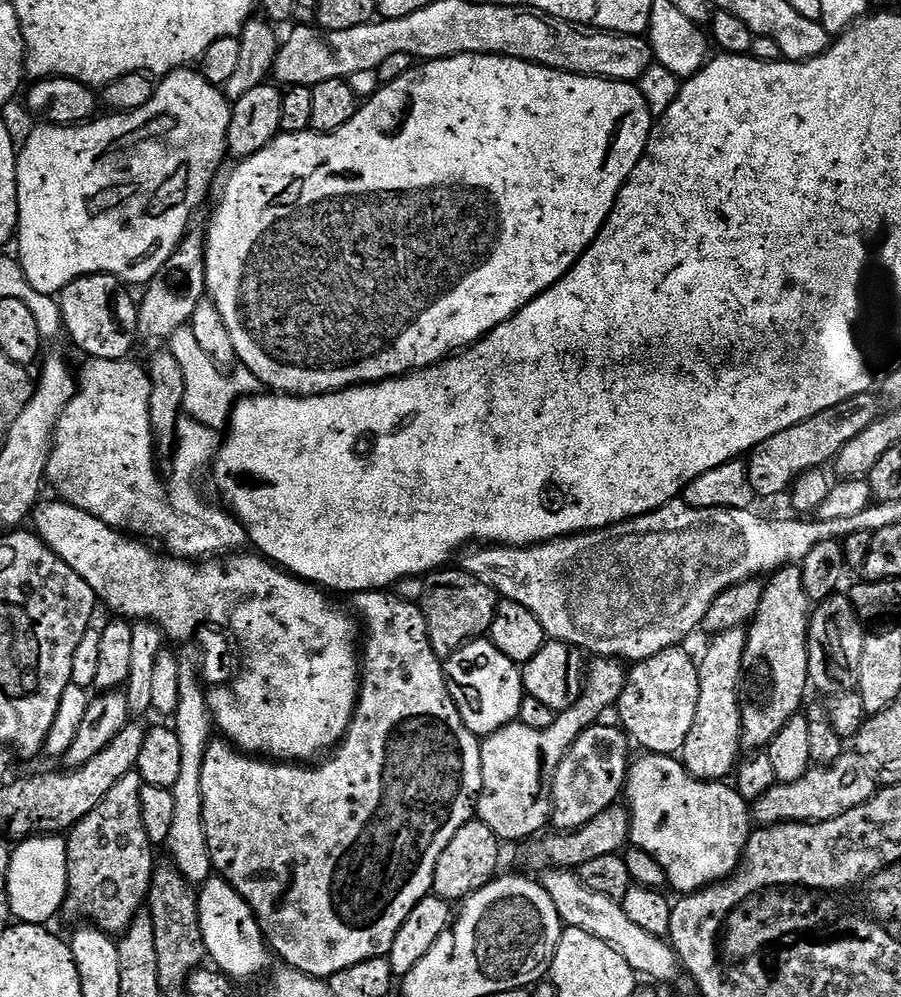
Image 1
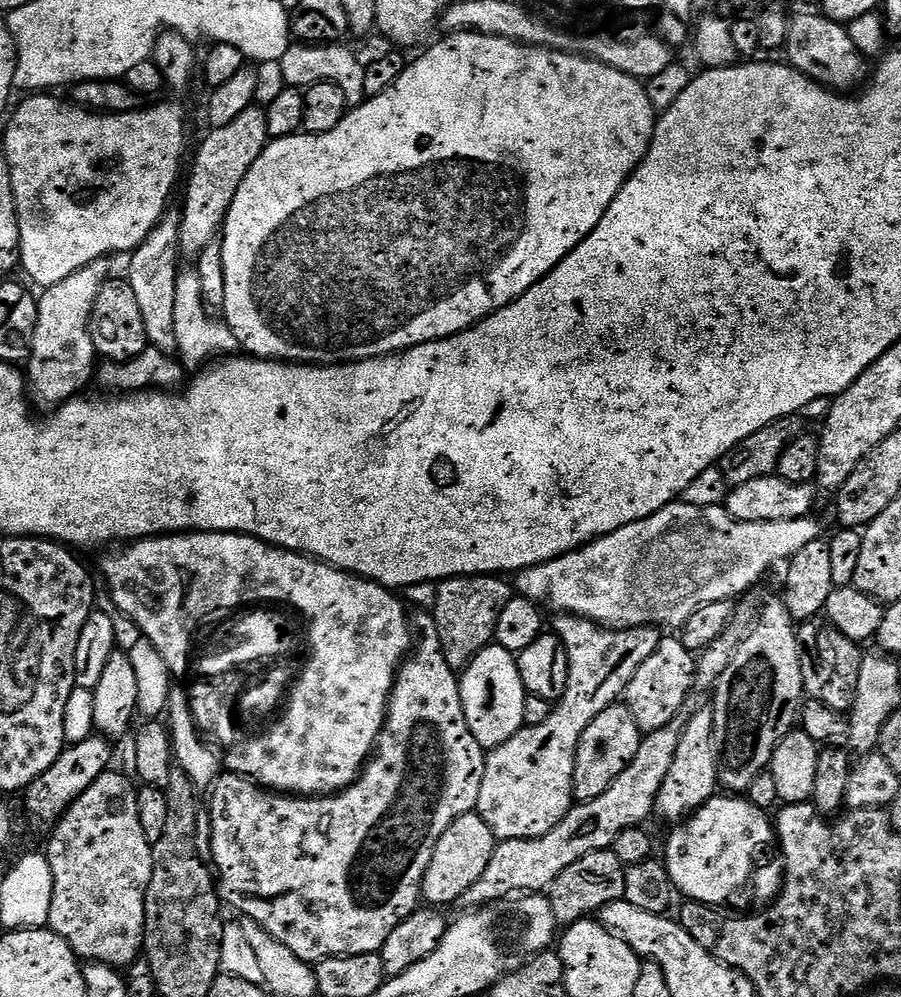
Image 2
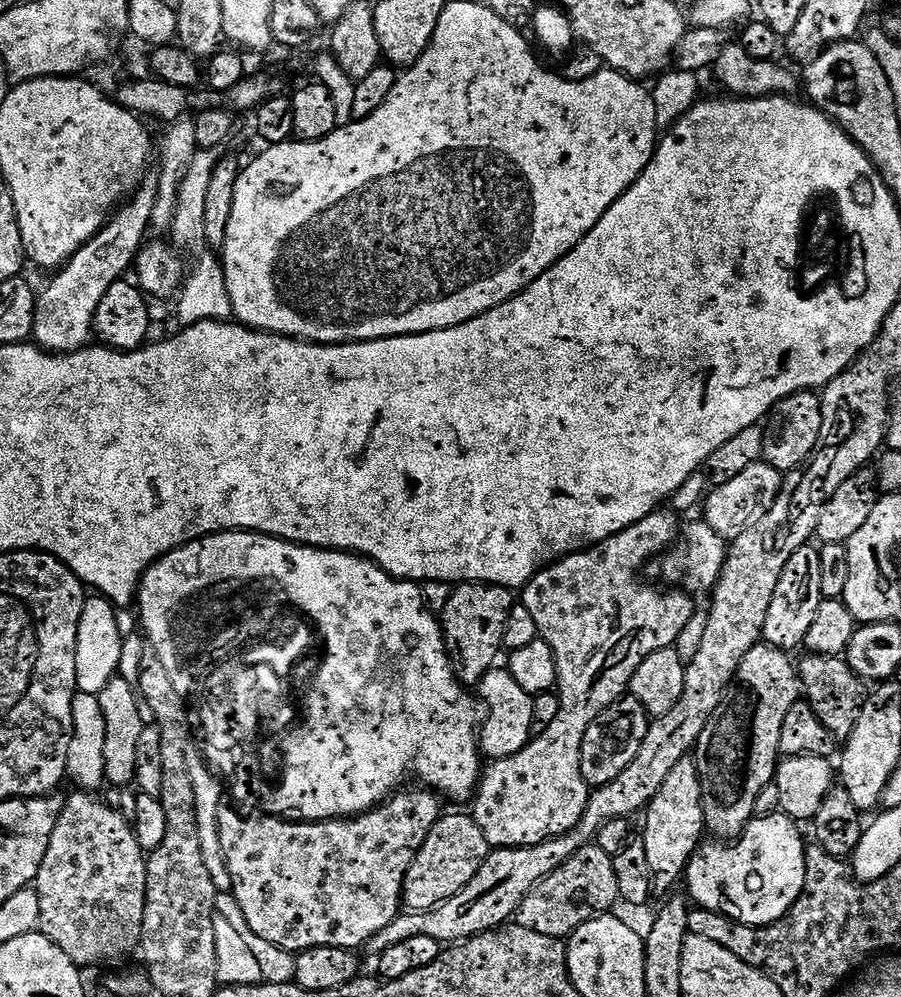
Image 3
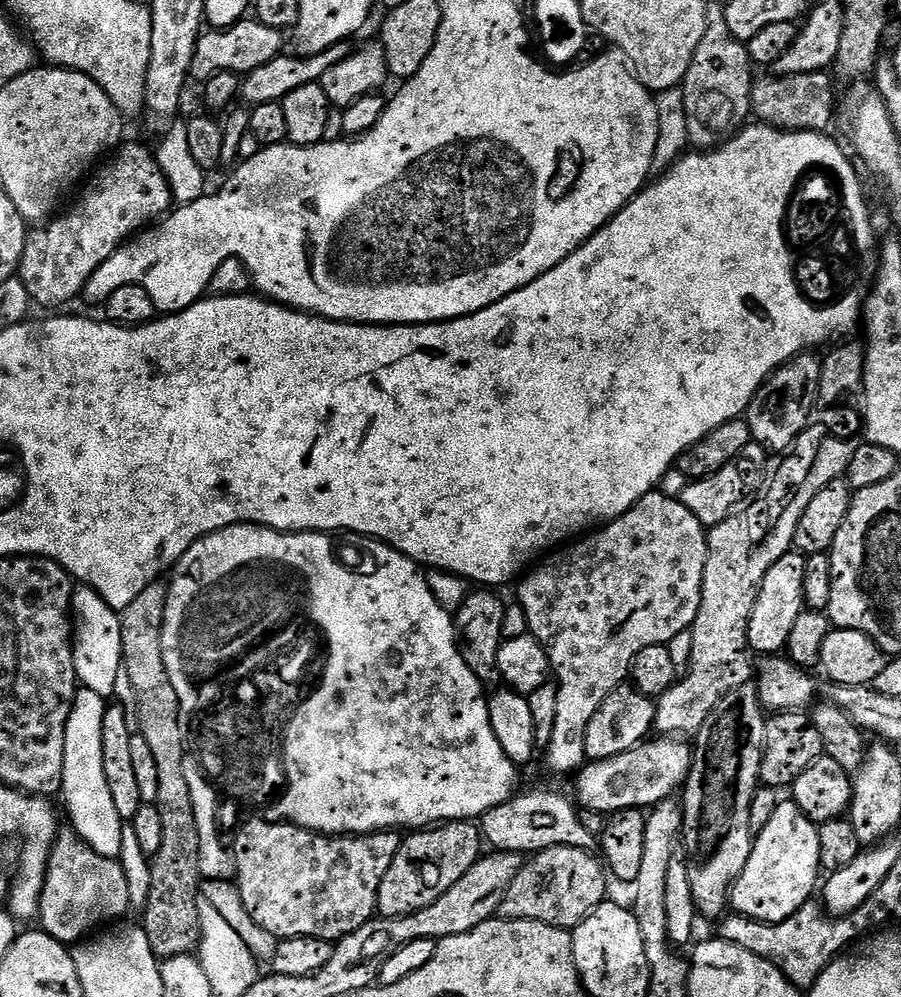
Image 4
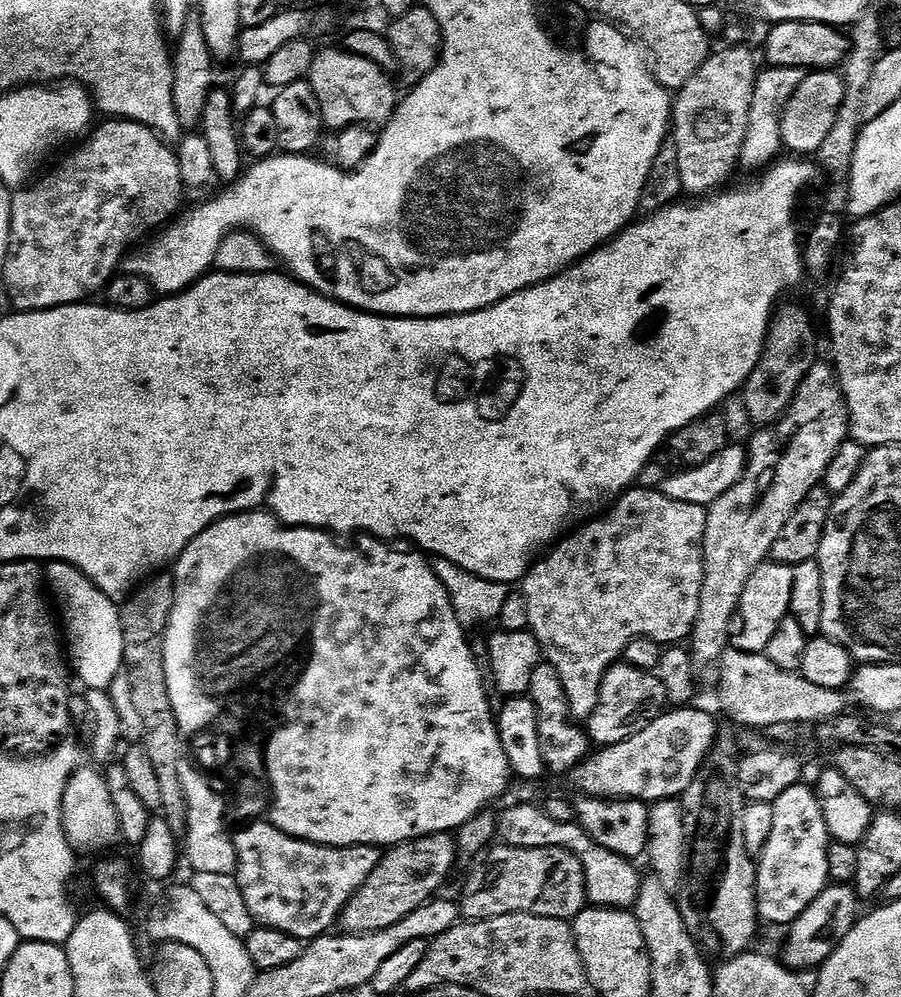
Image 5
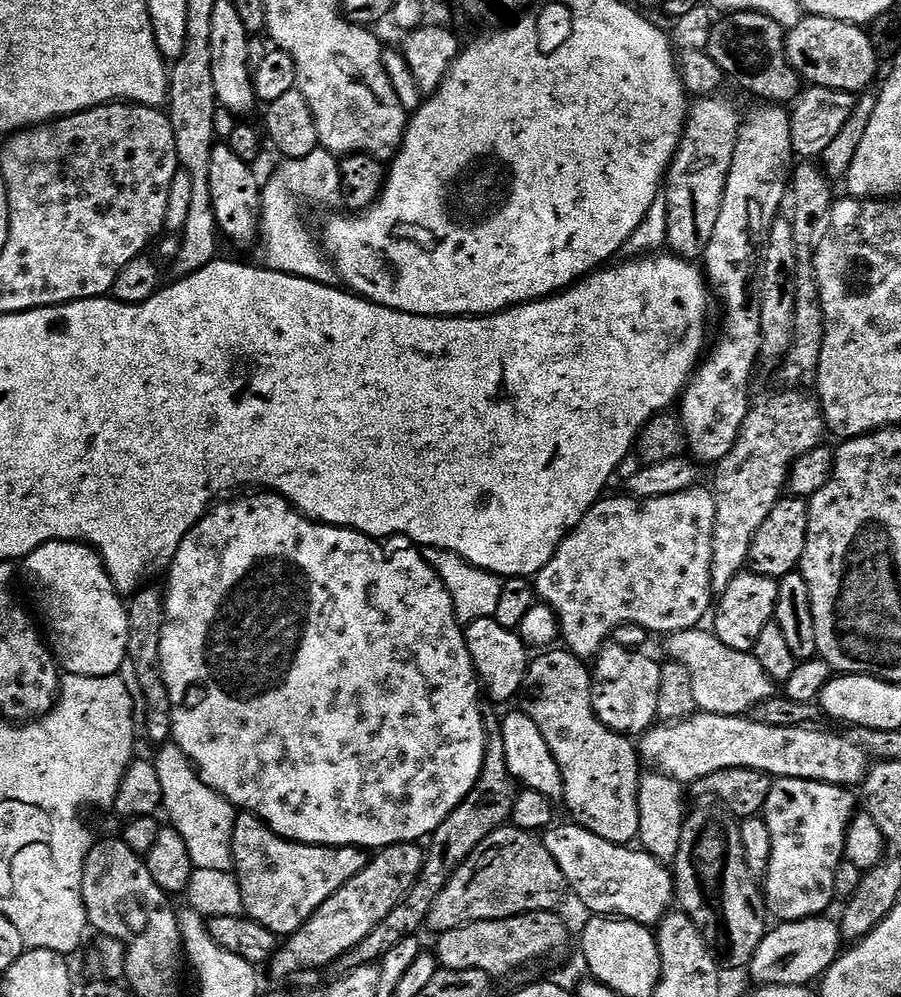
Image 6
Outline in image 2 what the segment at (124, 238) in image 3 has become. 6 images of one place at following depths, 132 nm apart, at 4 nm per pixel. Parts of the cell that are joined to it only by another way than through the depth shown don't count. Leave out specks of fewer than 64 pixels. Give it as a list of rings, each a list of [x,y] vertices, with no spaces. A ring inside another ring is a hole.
[[[107,259],[90,262],[78,274],[70,274],[70,278],[39,293],[38,330],[34,330],[32,356],[26,361],[26,388],[35,407],[37,404],[43,410],[55,410],[67,400],[79,397],[83,393],[80,391],[94,380],[98,353],[88,324],[98,290],[110,279],[108,264]]]

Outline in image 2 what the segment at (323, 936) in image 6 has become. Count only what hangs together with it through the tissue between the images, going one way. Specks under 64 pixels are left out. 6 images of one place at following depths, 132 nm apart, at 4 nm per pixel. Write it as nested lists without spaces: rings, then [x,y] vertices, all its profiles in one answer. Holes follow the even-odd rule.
[[[471,812],[452,823],[450,830],[438,838],[438,846],[434,846],[434,858],[430,858],[430,866],[426,866],[426,874],[422,878],[420,895],[428,906],[455,905],[482,878],[486,866],[490,866],[490,858],[494,858],[497,846],[495,834],[486,826],[486,822],[476,812]]]

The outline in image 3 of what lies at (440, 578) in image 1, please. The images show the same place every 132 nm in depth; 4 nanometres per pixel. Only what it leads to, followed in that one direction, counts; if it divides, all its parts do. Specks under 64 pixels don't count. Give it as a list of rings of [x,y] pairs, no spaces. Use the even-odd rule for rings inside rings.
[[[461,582],[452,588],[450,598],[446,602],[446,610],[442,613],[442,627],[444,629],[444,644],[448,648],[448,661],[452,663],[452,673],[465,686],[479,685],[487,672],[497,667],[496,660],[504,648],[506,622],[510,618],[510,610],[514,603],[513,593],[509,589],[497,584],[478,584],[475,582]]]

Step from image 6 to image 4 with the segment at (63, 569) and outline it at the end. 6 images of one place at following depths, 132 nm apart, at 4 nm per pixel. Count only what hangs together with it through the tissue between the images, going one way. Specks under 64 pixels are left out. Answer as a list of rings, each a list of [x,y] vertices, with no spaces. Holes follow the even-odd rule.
[[[77,587],[72,594],[72,614],[74,631],[72,633],[72,653],[76,679],[83,687],[94,690],[94,694],[105,698],[111,697],[112,691],[118,688],[118,670],[122,666],[122,626],[120,613],[115,612],[93,588]]]

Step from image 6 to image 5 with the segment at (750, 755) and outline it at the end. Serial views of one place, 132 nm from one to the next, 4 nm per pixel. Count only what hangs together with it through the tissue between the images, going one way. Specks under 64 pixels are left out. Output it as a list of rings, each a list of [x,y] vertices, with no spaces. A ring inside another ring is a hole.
[[[676,706],[665,710],[646,730],[638,730],[634,738],[593,751],[583,764],[572,769],[573,786],[580,794],[599,796],[601,800],[655,802],[683,797],[718,739],[715,718],[696,707]]]

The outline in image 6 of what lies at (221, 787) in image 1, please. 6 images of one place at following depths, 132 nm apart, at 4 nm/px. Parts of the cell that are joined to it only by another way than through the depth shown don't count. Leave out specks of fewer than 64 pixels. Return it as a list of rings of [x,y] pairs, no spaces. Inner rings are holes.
[[[240,814],[232,835],[234,875],[242,890],[244,916],[266,926],[277,938],[287,938],[305,924],[350,878],[367,868],[369,853],[363,848],[325,848],[323,844],[300,844],[269,830],[258,817]]]

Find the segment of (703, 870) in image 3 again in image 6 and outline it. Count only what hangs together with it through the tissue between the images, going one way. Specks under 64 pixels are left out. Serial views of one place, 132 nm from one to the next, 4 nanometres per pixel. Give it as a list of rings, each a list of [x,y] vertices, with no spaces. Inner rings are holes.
[[[777,779],[773,783],[770,790],[770,798],[766,798],[766,806],[763,810],[764,821],[766,826],[770,826],[770,834],[772,835],[772,849],[770,850],[770,866],[767,874],[762,878],[762,895],[766,901],[766,908],[769,913],[772,912],[780,922],[789,920],[808,920],[812,916],[825,915],[829,910],[828,907],[834,904],[836,895],[834,894],[834,874],[838,870],[838,866],[844,860],[844,843],[846,842],[846,834],[848,833],[848,824],[852,821],[854,813],[858,808],[858,800],[851,796],[847,787],[838,784],[823,784],[817,780],[785,780]]]

